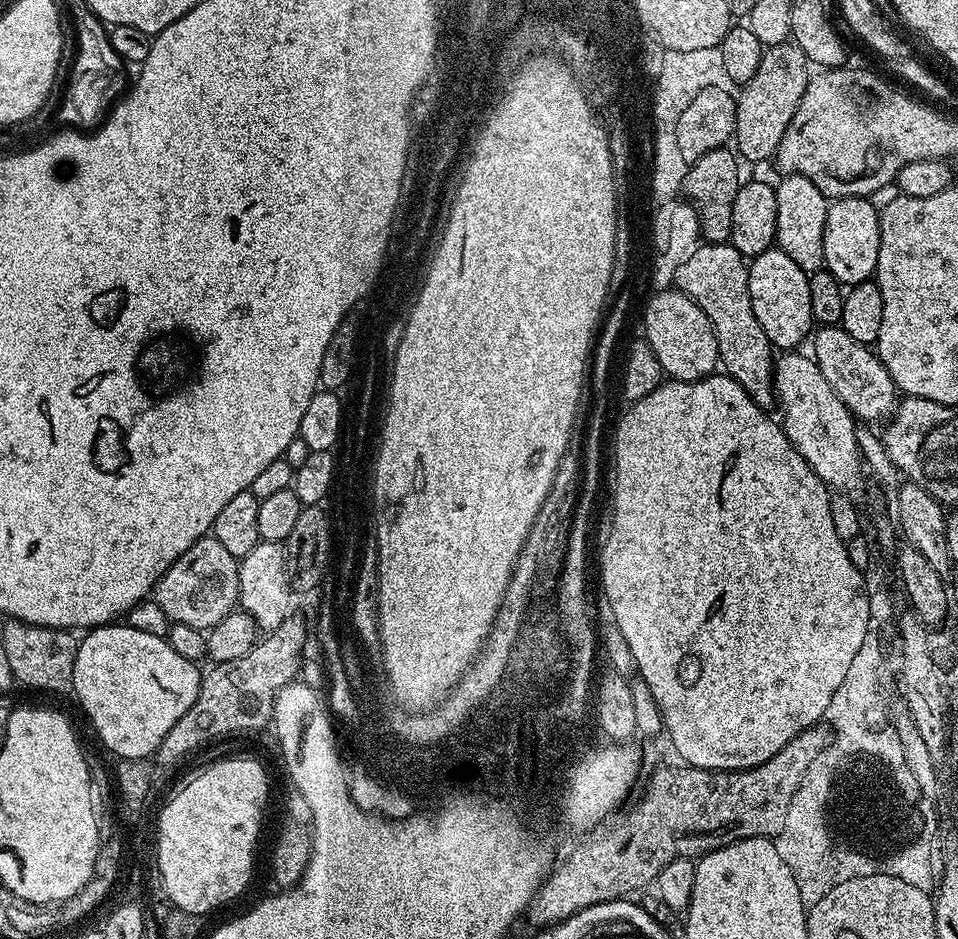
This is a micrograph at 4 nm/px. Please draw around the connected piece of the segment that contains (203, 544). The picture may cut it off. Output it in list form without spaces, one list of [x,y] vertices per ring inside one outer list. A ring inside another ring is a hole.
[[[209,534],[194,542],[194,546],[190,546],[190,550],[186,550],[186,554],[174,561],[166,574],[162,574],[154,589],[154,599],[172,624],[207,630],[218,626],[218,622],[222,622],[222,618],[229,616],[237,607],[240,598],[239,573],[238,557],[230,554],[222,542]]]

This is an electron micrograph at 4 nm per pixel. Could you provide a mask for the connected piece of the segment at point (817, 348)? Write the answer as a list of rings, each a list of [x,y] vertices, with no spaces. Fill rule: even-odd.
[[[820,326],[811,337],[811,355],[814,357],[823,377],[830,382],[834,392],[848,407],[857,421],[884,422],[895,412],[898,403],[898,389],[890,370],[869,345],[858,342],[839,326]]]

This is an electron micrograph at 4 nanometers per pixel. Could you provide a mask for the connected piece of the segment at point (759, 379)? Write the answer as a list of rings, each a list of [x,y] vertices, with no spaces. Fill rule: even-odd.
[[[707,242],[701,243],[698,250],[694,250],[691,258],[686,258],[686,262],[682,262],[682,266],[678,266],[678,270],[672,275],[671,283],[674,285],[675,291],[684,292],[689,298],[700,307],[702,314],[706,314],[706,318],[710,318],[712,329],[716,335],[718,342],[718,354],[720,355],[720,364],[723,371],[727,375],[734,378],[734,382],[738,382],[738,386],[742,386],[742,390],[746,390],[746,394],[750,394],[750,398],[756,405],[765,410],[772,410],[777,407],[776,391],[773,388],[773,369],[774,369],[774,349],[772,343],[766,338],[766,330],[762,330],[762,325],[758,323],[758,318],[754,318],[754,306],[750,306],[750,286],[748,285],[748,264],[745,256],[739,252],[731,242],[722,244],[709,244]]]

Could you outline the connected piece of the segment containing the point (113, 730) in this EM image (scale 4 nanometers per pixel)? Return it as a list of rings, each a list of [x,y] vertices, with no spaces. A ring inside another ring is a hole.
[[[127,622],[101,624],[83,636],[76,646],[71,691],[76,692],[81,710],[92,719],[93,730],[116,758],[147,761],[174,722],[194,706],[201,669],[177,654],[165,637],[136,630]]]

